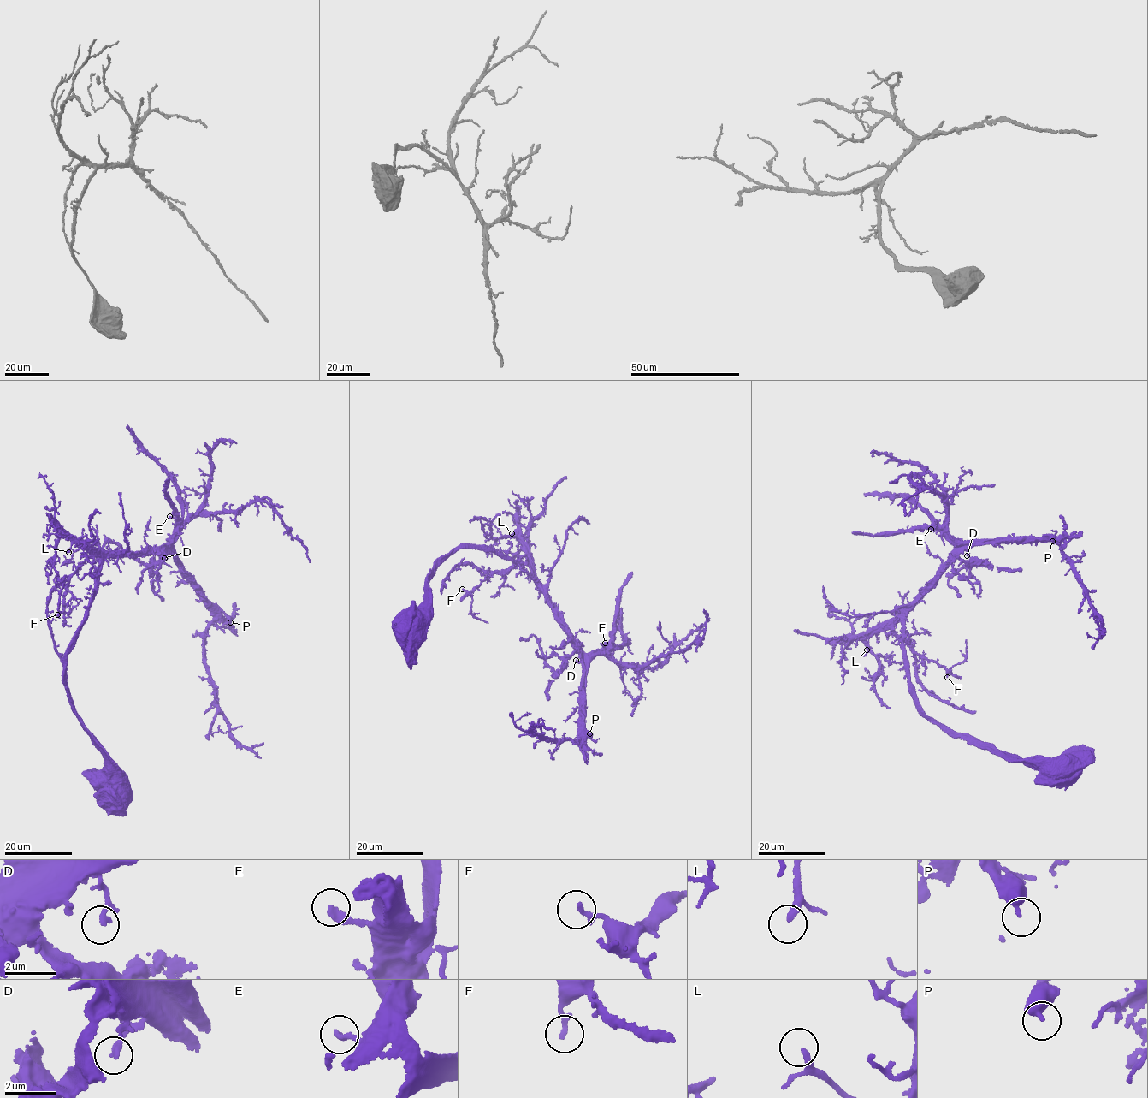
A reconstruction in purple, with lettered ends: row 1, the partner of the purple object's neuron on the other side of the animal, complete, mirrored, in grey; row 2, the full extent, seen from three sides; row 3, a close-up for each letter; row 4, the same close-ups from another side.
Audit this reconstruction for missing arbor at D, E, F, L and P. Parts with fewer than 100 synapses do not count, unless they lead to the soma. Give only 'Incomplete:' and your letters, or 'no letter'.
Incomplete: P

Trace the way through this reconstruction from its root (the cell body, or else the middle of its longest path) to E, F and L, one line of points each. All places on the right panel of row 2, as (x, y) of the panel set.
E: (1059, 772), (1057, 763), (1034, 768), (955, 738), (920, 708), (903, 623), (955, 546), (931, 529)
F: (1059, 772), (1057, 763), (1034, 768), (955, 738), (925, 715), (896, 622), (896, 633), (947, 677)
L: (1059, 772), (1057, 763), (1034, 768), (955, 738), (925, 715), (910, 682), (900, 621), (872, 630), (866, 649)

